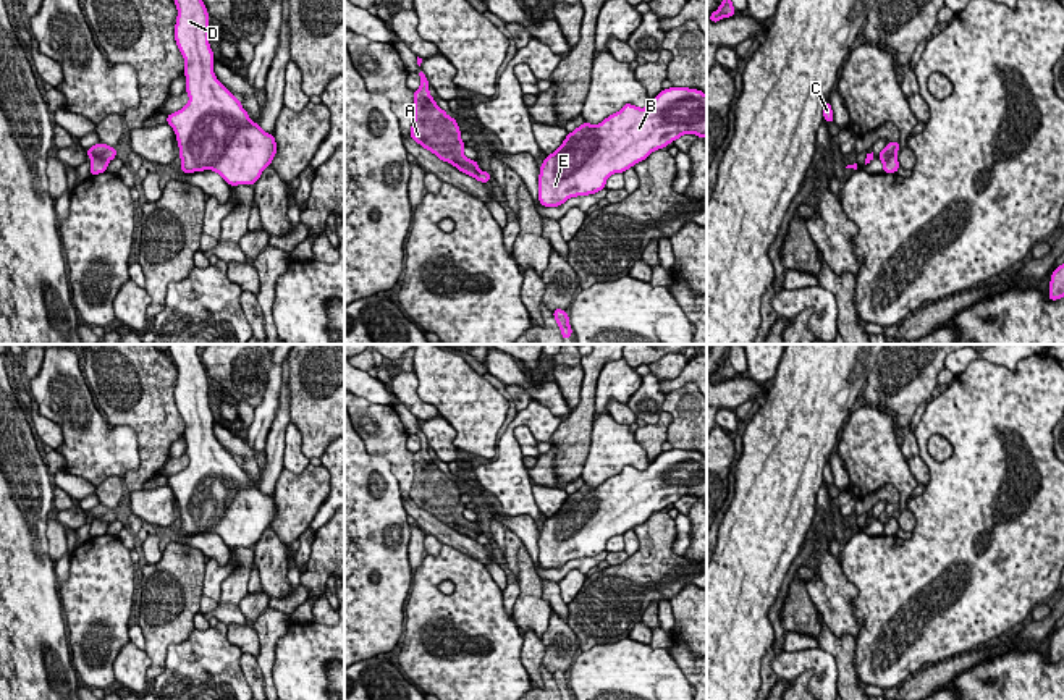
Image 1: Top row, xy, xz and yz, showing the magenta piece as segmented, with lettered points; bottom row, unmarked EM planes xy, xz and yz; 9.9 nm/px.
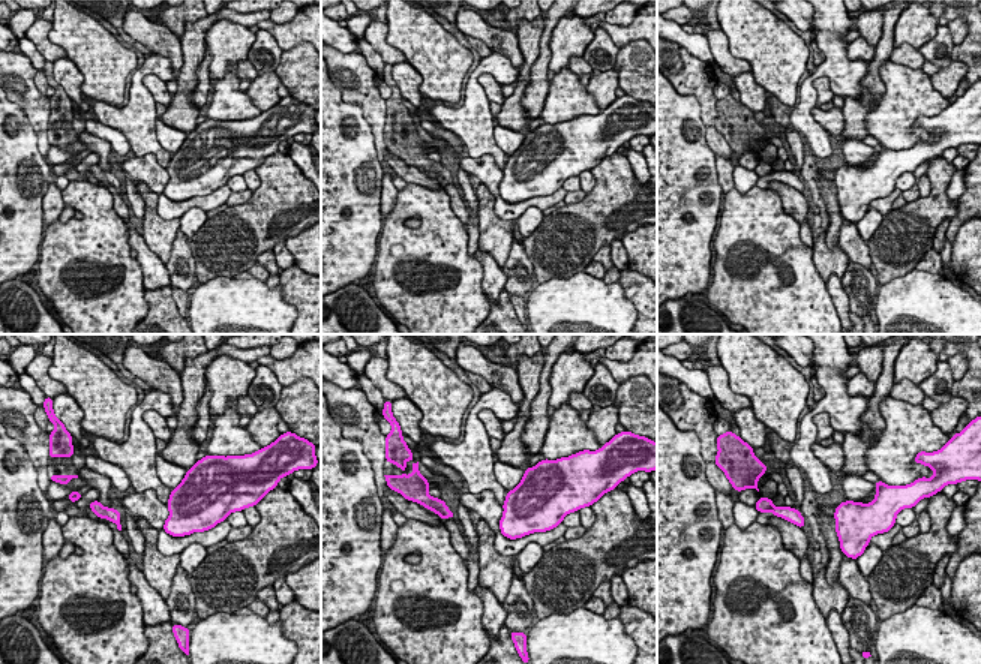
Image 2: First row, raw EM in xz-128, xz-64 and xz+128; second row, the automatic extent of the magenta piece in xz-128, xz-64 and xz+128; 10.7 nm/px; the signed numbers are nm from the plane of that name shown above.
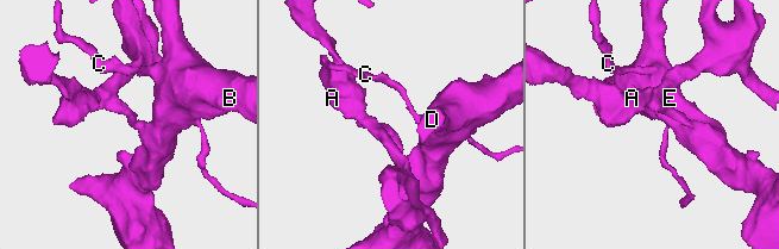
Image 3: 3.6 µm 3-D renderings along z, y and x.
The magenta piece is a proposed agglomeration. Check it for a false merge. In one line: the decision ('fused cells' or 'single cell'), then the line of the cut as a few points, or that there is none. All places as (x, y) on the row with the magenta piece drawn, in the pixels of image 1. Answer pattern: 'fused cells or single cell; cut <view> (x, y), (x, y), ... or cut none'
fused cells; cut xz (453, 164), (466, 164), (476, 170)

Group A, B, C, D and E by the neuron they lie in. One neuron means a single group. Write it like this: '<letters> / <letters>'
A / B C D E

